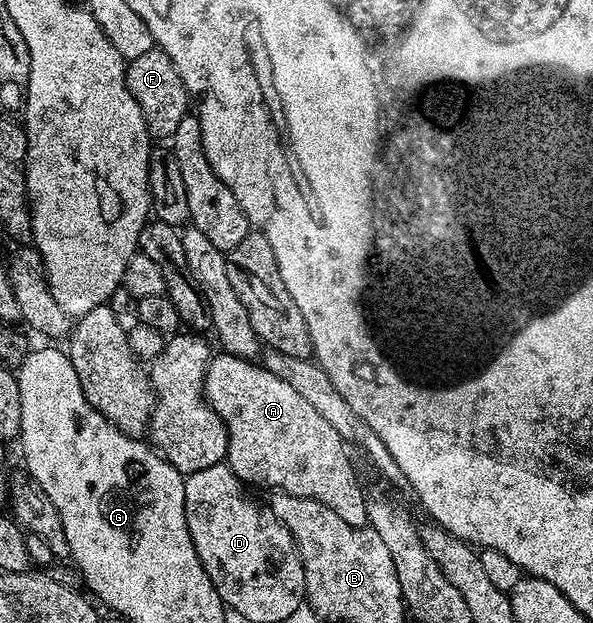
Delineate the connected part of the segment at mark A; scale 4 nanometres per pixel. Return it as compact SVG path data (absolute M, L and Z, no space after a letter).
M220 351L208 363L203 393L205 401L220 416L228 432L226 463L245 486L257 485L260 489L268 489L267 491L314 499L330 507L330 511L334 511L338 519L350 523L350 527L363 529L368 525L368 497L356 478L356 469L352 466L351 459L348 458L349 446L342 435L338 435L326 419L322 419L321 412L308 400L302 399L288 383L278 379L277 375L272 375L255 360Z

